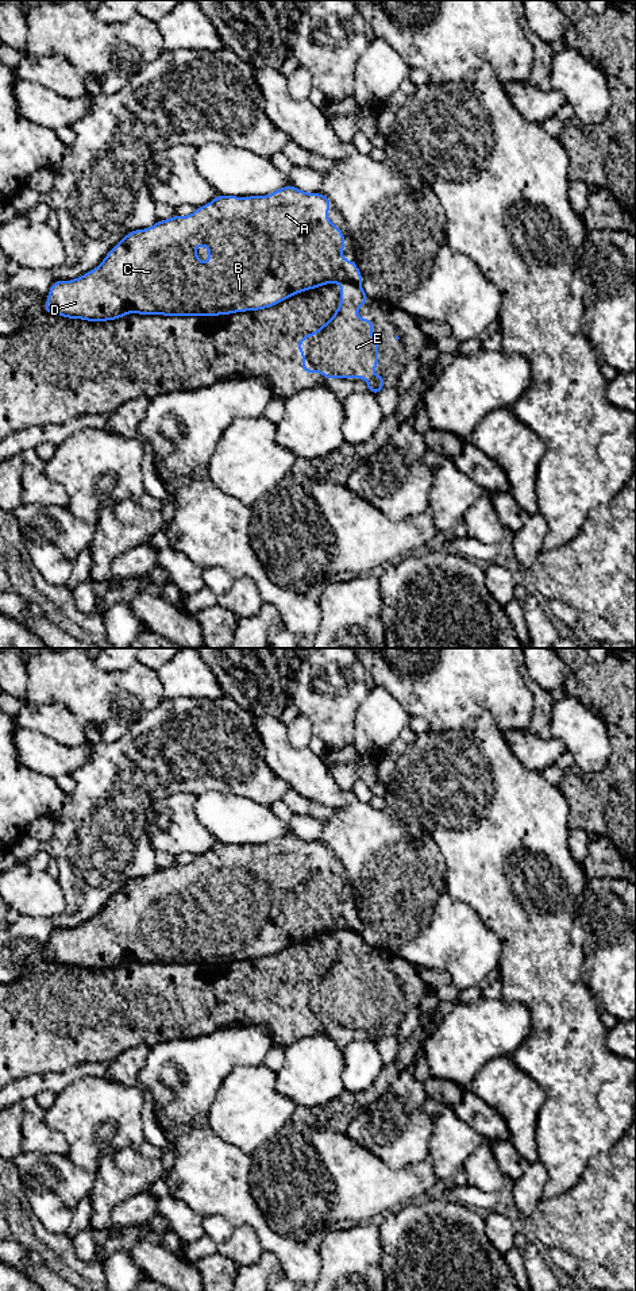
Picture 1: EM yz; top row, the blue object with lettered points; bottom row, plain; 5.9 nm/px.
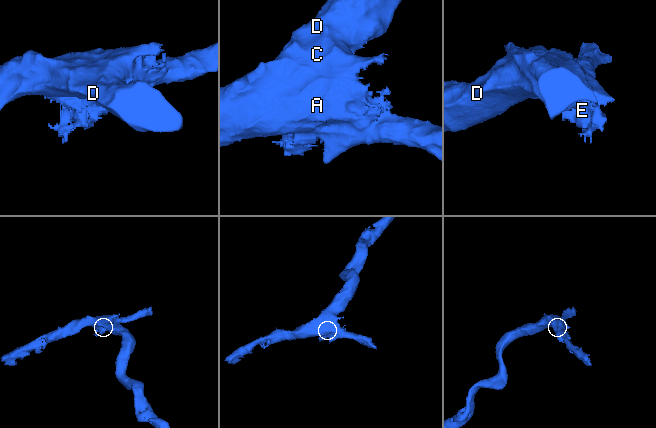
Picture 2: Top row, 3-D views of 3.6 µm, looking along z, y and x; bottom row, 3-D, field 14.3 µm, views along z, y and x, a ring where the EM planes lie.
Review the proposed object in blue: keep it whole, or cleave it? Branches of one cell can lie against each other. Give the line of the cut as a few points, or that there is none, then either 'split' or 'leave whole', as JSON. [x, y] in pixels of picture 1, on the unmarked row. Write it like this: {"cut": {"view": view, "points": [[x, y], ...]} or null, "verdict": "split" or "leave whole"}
{"cut": {"view": "yz", "points": [[339, 929], [353, 929], [359, 933]]}, "verdict": "split"}

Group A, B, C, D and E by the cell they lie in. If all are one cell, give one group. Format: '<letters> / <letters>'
A B C D / E

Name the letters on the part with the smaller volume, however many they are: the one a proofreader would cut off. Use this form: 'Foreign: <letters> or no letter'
Foreign: E

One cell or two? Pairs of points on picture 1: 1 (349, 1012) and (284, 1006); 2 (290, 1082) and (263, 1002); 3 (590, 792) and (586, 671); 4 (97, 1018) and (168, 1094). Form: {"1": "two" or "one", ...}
{"1": "one", "2": "two", "3": "one", "4": "two"}

